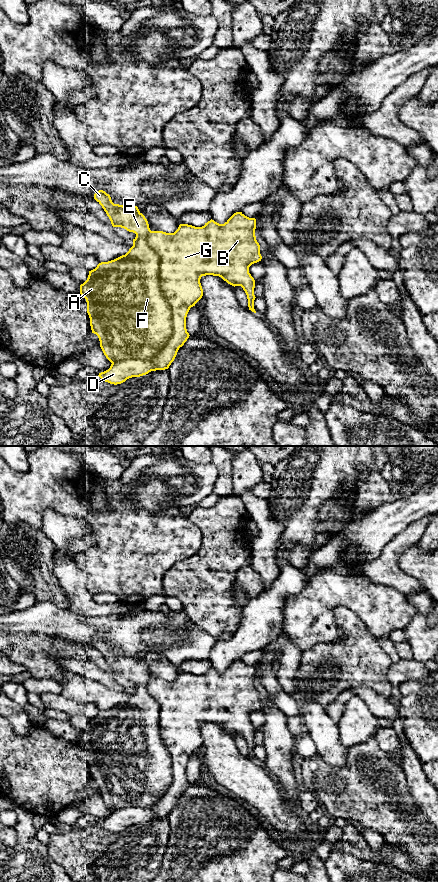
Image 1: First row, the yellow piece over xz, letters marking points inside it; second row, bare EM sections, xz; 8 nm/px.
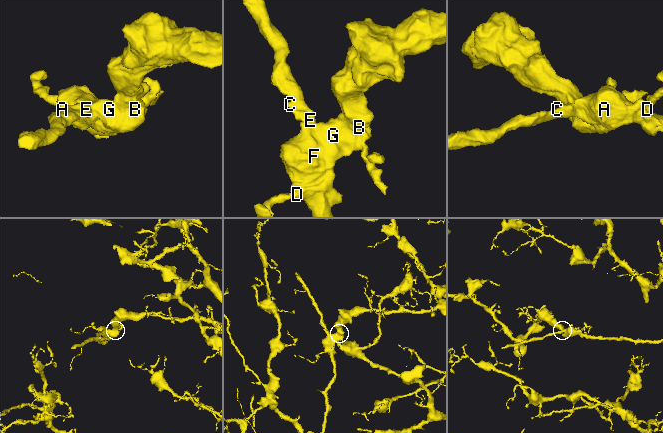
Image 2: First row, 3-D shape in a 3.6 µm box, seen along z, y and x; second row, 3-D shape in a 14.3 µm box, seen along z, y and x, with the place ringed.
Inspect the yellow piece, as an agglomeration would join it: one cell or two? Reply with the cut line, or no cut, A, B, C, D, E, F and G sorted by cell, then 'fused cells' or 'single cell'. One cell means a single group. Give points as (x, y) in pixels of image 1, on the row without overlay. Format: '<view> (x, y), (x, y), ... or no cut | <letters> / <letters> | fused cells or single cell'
xz (150, 678), (171, 784), (149, 807), (112, 811) | A C E F / B D G | fused cells

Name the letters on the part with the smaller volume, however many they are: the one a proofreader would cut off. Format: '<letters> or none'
A, C, E, F

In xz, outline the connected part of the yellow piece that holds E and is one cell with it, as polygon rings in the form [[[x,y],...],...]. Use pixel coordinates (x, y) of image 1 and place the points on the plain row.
[[[103,638],[97,639],[94,647],[102,654],[113,675],[124,676],[135,681],[136,685],[125,703],[99,711],[89,719],[87,728],[80,733],[80,742],[87,750],[92,781],[98,784],[100,795],[111,811],[129,806],[150,808],[166,794],[172,783],[172,759],[160,735],[160,705],[147,689],[151,679],[148,669],[137,654],[114,652],[110,643]]]

